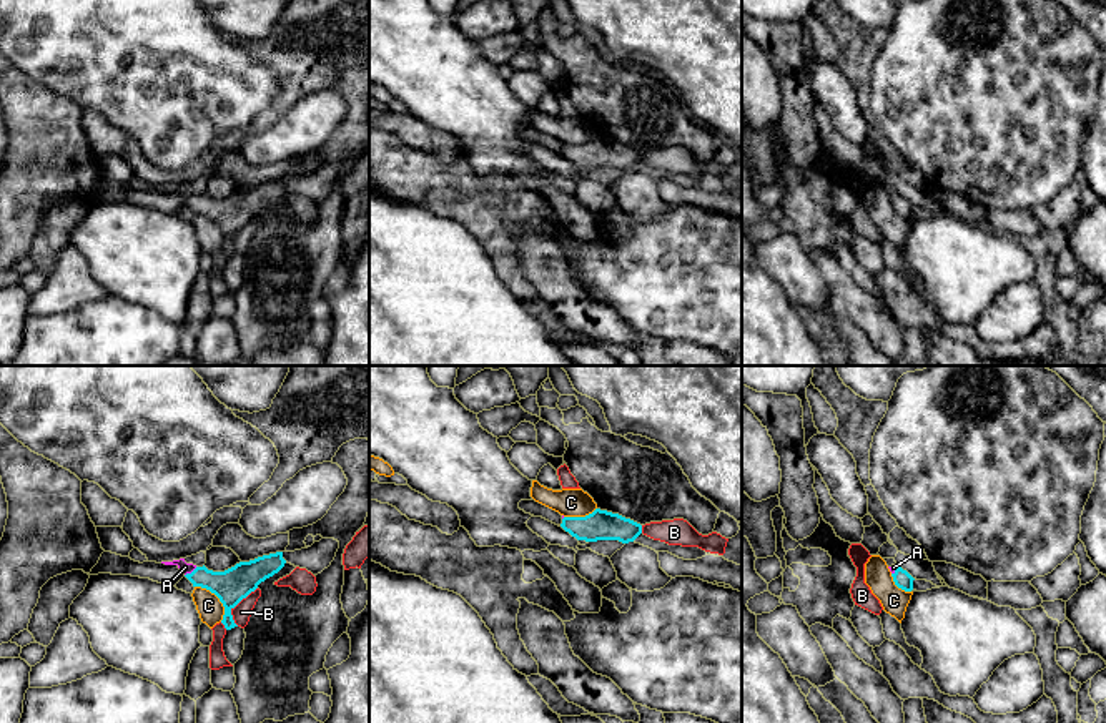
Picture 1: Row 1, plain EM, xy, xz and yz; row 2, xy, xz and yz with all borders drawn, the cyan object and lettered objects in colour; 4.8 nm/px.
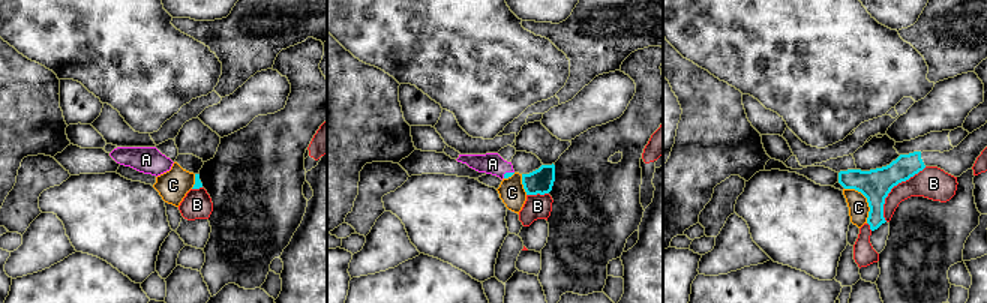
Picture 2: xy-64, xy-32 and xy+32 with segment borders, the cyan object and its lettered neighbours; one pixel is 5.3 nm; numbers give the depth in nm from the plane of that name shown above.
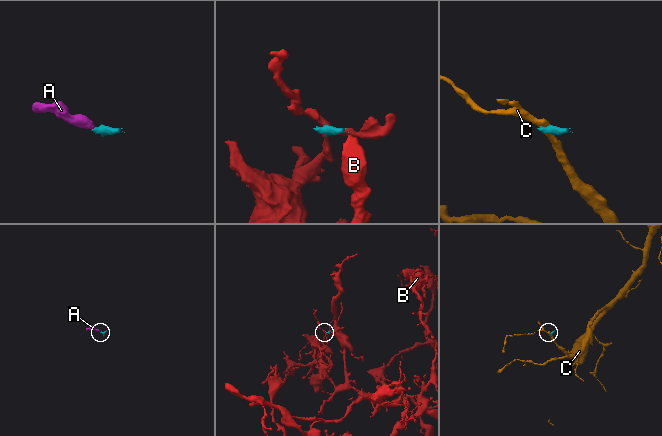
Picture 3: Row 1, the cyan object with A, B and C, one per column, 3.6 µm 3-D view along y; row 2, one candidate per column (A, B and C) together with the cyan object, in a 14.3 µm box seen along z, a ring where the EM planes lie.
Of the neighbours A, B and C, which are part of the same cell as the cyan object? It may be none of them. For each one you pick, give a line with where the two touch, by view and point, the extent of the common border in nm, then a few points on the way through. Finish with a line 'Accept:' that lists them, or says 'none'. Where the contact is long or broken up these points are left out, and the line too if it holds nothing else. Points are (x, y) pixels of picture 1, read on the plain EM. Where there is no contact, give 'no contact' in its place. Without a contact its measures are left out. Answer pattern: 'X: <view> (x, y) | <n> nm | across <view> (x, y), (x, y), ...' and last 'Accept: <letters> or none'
A: xy (192, 200) | 80 nm | across xy (235, 211), (220, 211), (192, 200), (185, 195)
Accept: A

